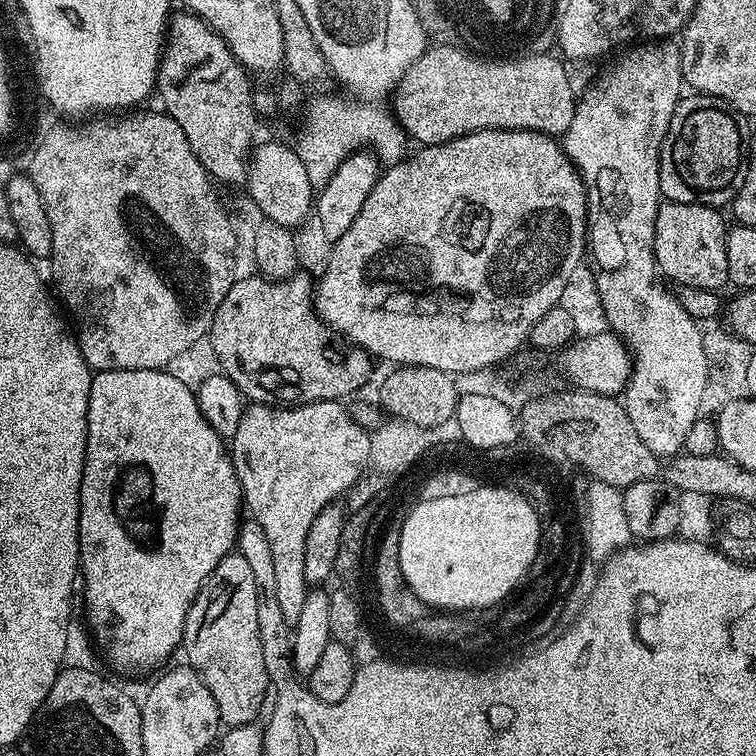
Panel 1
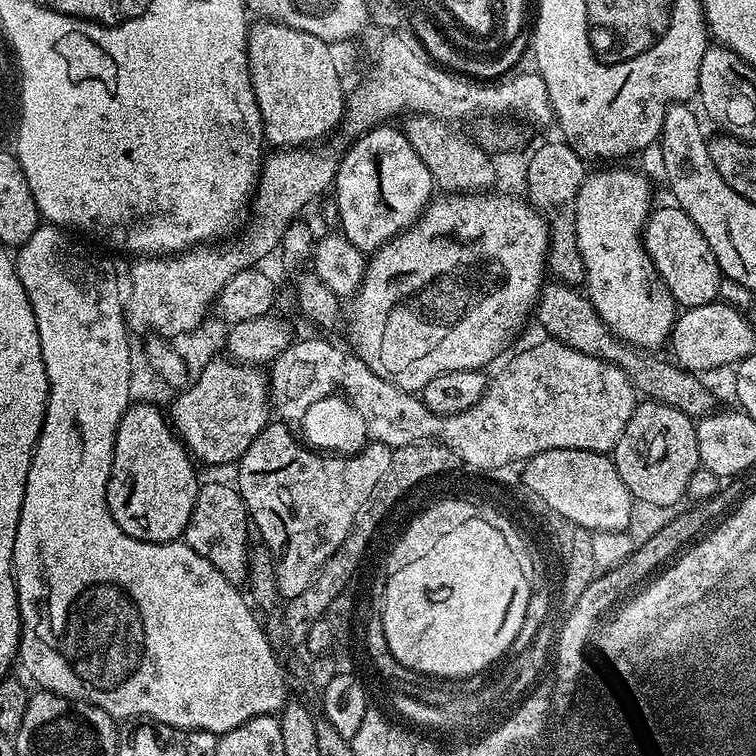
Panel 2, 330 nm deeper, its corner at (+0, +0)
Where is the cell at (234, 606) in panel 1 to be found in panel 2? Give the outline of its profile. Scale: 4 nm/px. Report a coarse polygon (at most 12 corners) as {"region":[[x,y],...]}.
{"region":[[201,483],[182,540],[237,586],[250,517],[231,483]]}

